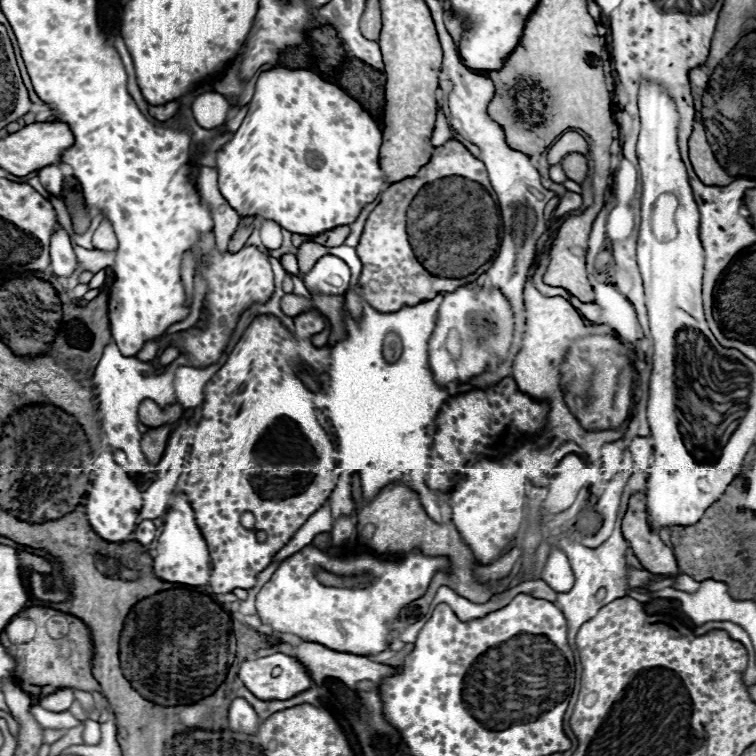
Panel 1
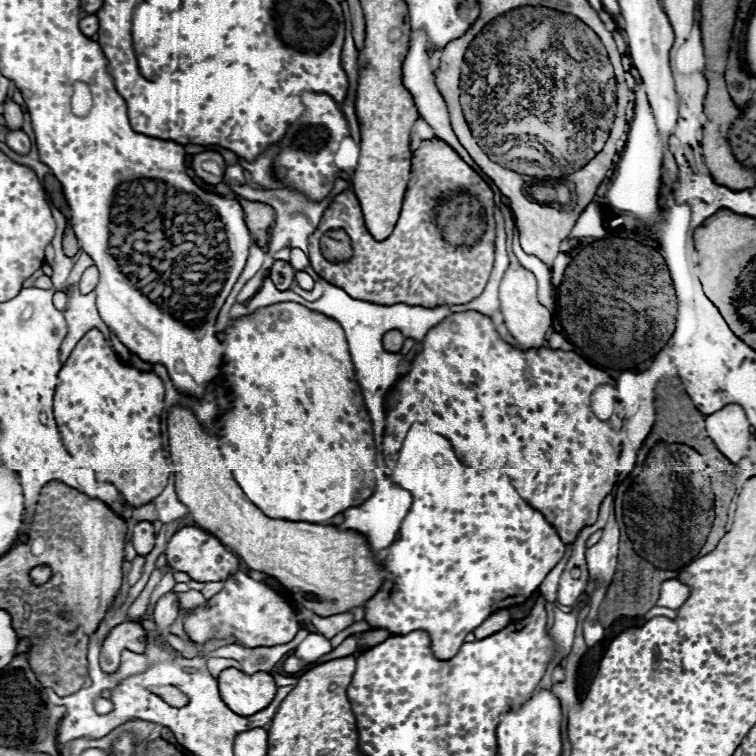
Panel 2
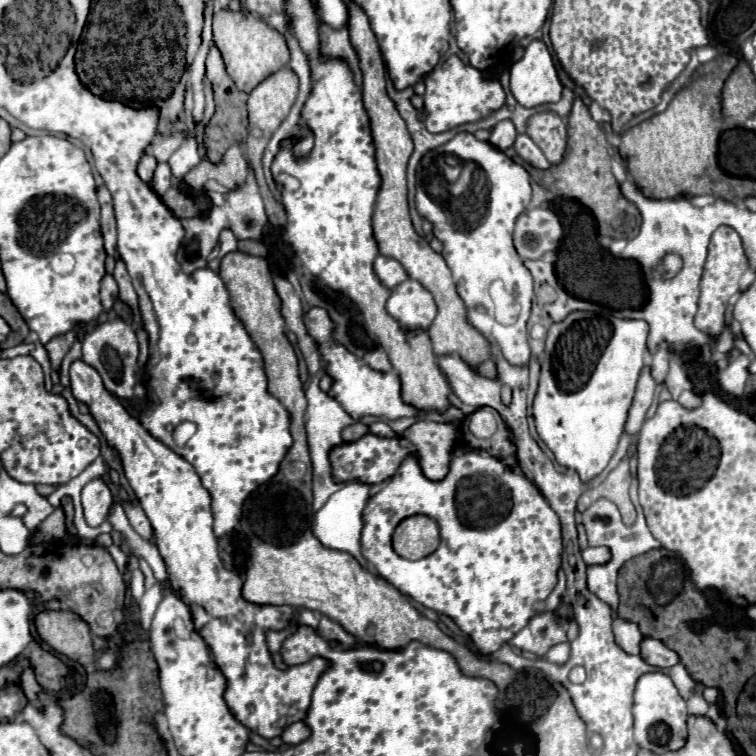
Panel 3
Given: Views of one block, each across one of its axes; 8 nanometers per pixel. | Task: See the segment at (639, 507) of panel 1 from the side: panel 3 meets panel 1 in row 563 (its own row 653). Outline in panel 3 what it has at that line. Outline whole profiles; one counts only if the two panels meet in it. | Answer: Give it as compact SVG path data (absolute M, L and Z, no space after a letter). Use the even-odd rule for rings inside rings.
M644 638L640 642L640 656L650 666L660 666L660 668L668 668L668 666L674 666L676 662L680 662L678 654L656 638Z

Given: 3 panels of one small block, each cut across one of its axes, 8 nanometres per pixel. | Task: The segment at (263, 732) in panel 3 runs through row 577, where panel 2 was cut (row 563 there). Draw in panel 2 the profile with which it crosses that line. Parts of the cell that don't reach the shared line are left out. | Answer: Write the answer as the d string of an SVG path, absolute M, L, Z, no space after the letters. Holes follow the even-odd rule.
M184 526L180 528L168 542L166 546L166 558L168 558L168 564L174 568L174 570L180 570L180 572L186 572L192 580L196 582L220 582L220 580L226 580L232 572L240 570L240 560L228 552L214 536L210 536L206 530L202 528L194 528L194 526Z

